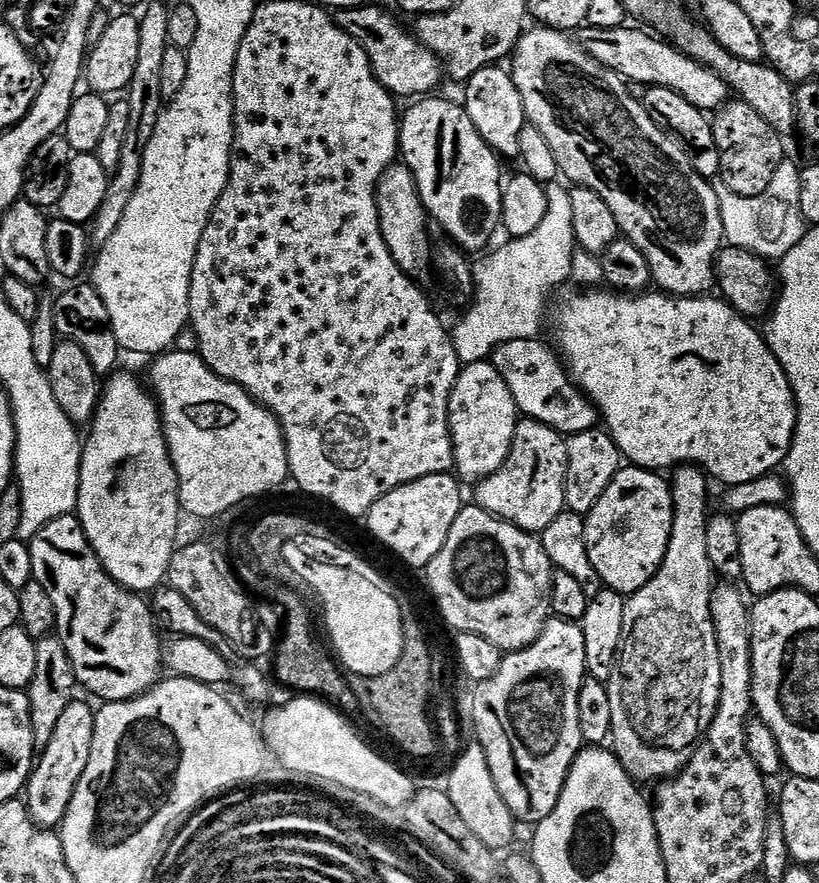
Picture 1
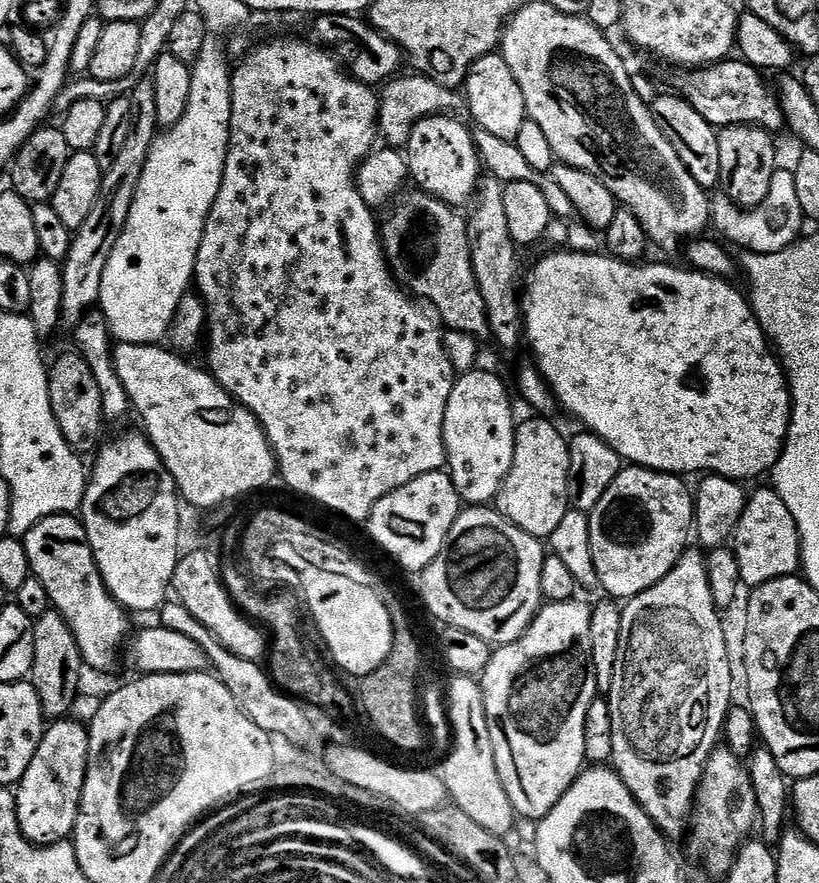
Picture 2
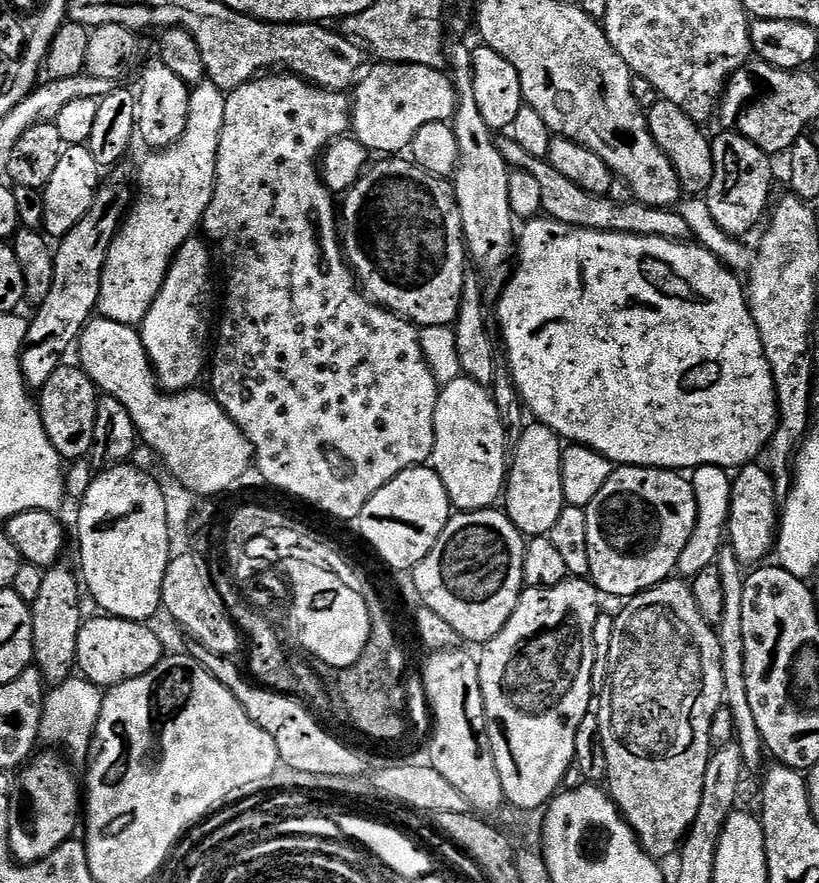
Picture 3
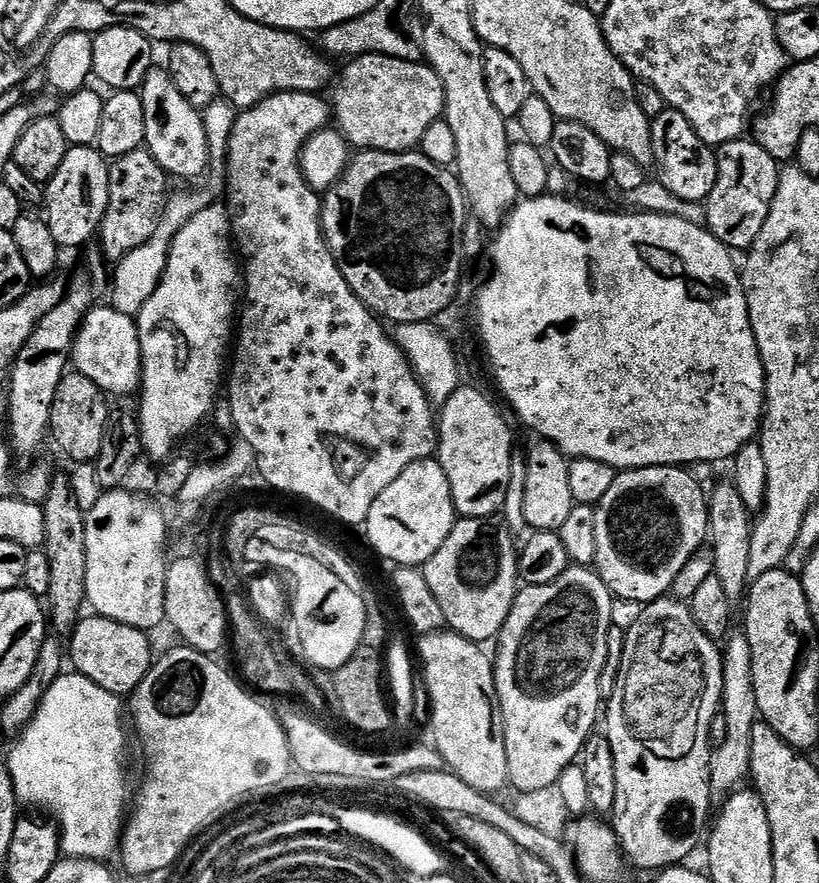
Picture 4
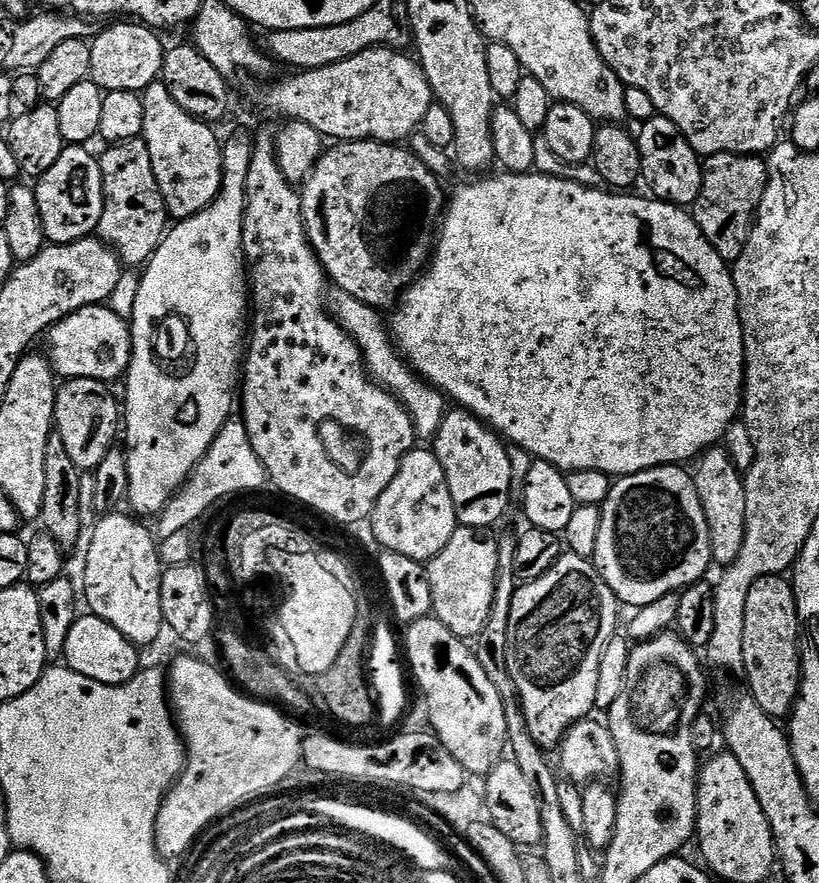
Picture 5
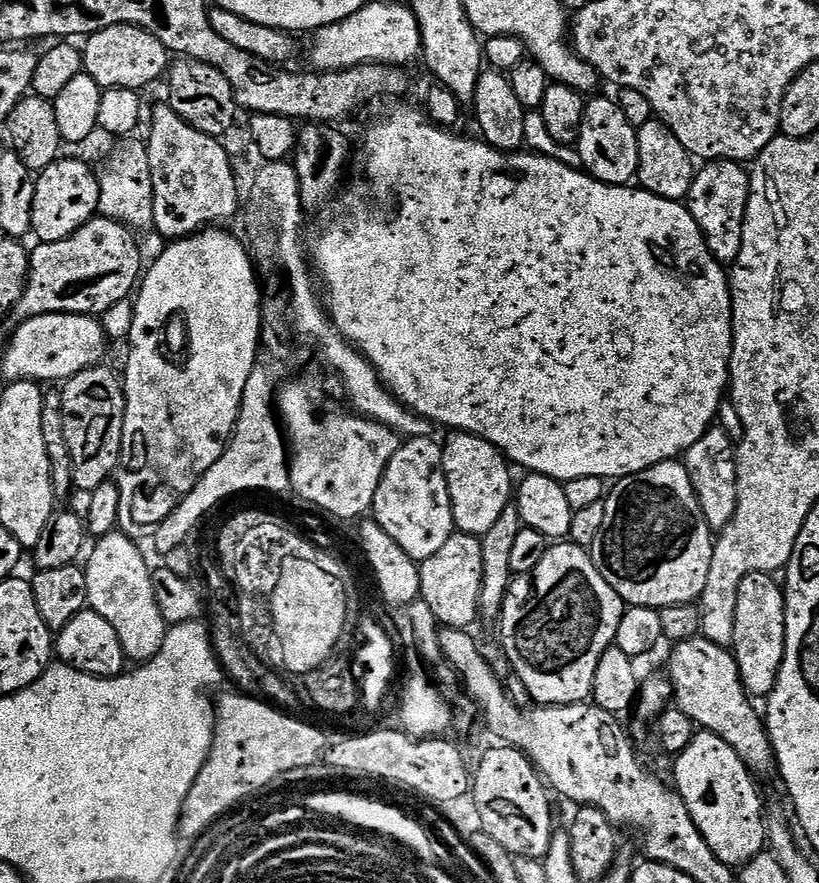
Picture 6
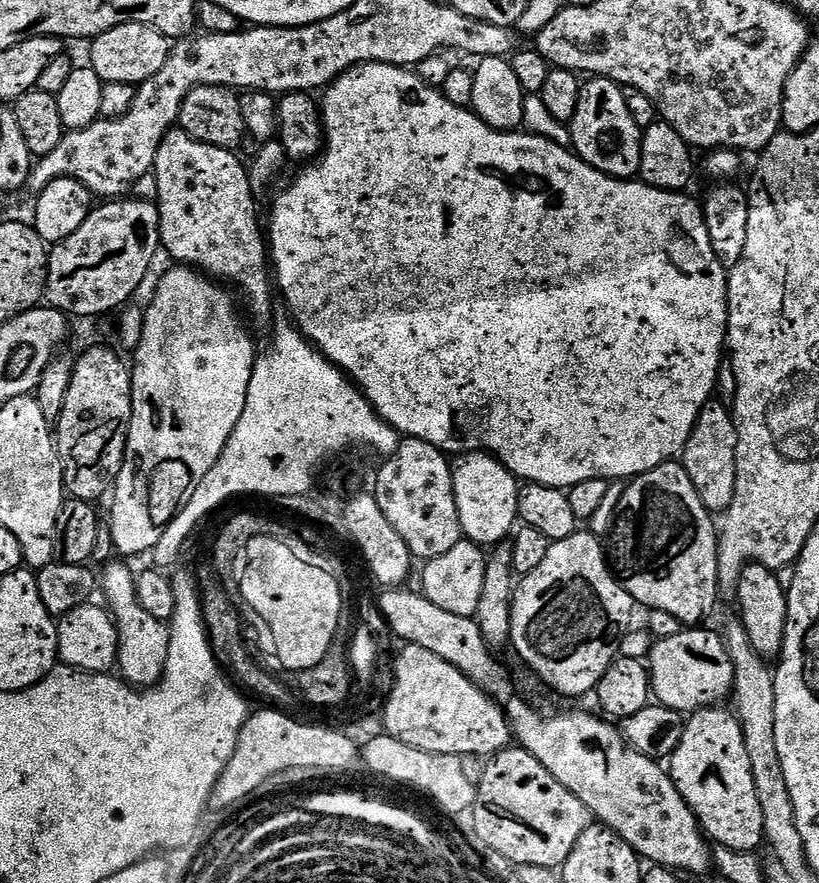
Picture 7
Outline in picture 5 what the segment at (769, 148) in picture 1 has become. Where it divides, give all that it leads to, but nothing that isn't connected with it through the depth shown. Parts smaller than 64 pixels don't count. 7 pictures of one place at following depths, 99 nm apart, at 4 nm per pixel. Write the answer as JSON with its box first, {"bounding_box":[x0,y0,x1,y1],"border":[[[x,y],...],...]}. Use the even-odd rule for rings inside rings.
{"bounding_box":[690,154,768,262],"border":[[[714,154],[703,161],[704,185],[690,215],[712,248],[725,262],[734,262],[744,252],[760,199],[768,186],[768,165],[756,156]]]}

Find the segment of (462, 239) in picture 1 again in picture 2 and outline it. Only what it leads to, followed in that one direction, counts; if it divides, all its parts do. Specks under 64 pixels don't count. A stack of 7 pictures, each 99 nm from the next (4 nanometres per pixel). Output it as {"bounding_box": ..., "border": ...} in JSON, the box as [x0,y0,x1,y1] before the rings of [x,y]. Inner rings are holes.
{"bounding_box":[406,115,482,206],"border":[[[451,115],[427,116],[414,126],[406,145],[406,159],[411,179],[417,189],[437,196],[453,206],[461,206],[475,197],[481,183],[482,163],[472,141],[472,132],[464,129]]]}

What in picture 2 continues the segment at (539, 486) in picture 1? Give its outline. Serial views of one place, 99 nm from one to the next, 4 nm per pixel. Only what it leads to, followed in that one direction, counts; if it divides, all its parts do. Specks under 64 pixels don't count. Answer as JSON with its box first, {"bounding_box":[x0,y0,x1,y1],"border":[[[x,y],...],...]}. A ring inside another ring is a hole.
{"bounding_box":[494,418,570,538],"border":[[[548,418],[521,419],[516,426],[514,462],[506,474],[494,504],[500,515],[514,526],[537,538],[550,538],[558,522],[570,511],[568,471],[570,470],[569,441]]]}

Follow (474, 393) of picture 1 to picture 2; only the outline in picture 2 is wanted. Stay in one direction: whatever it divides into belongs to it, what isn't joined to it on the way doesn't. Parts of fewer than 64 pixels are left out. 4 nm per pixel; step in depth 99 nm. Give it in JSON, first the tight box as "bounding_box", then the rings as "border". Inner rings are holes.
{"bounding_box":[444,371,518,506],"border":[[[480,371],[465,372],[453,383],[444,419],[444,449],[448,455],[446,468],[461,501],[468,506],[491,505],[500,493],[500,487],[504,484],[506,474],[510,474],[510,466],[514,462],[518,423],[517,417],[512,417],[512,404],[508,401],[508,392],[503,382],[492,372]]]}

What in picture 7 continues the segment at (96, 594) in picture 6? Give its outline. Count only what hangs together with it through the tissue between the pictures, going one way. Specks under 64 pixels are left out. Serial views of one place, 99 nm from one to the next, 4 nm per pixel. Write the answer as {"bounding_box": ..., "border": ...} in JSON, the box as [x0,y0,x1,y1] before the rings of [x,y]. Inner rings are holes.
{"bounding_box":[102,562,170,690],"border":[[[112,562],[104,570],[102,592],[104,588],[104,596],[108,599],[106,607],[111,612],[120,635],[120,649],[117,650],[116,658],[119,675],[141,690],[153,687],[162,678],[166,666],[170,650],[169,625],[154,618],[154,614],[146,614],[146,610],[142,610],[142,602],[138,602],[136,597],[136,576],[126,565]]]}

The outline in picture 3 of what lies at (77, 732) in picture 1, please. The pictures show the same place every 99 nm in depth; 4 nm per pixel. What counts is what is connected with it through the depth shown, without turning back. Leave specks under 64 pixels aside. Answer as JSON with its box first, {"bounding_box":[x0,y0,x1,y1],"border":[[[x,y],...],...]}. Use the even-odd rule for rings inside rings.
{"bounding_box":[12,754,82,864],"border":[[[52,754],[35,760],[23,769],[24,825],[12,829],[12,855],[21,864],[36,864],[54,854],[58,846],[77,835],[76,827],[82,824],[82,784],[76,781],[71,766]]]}

